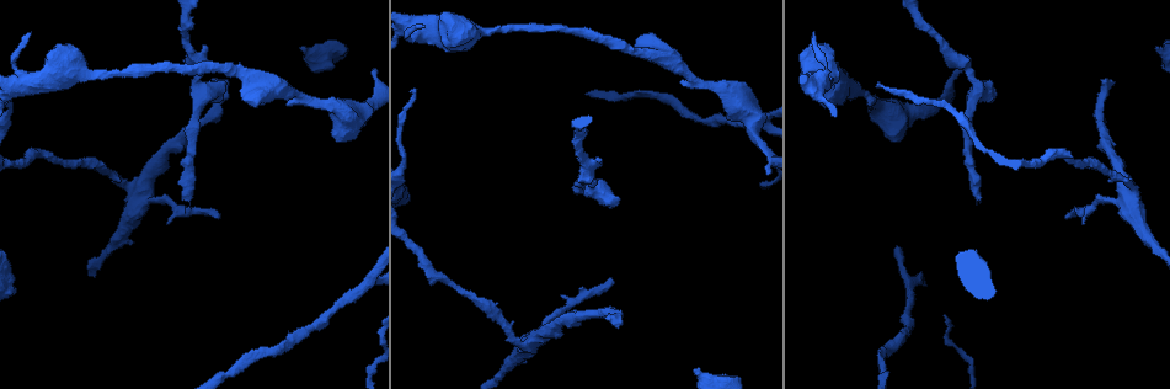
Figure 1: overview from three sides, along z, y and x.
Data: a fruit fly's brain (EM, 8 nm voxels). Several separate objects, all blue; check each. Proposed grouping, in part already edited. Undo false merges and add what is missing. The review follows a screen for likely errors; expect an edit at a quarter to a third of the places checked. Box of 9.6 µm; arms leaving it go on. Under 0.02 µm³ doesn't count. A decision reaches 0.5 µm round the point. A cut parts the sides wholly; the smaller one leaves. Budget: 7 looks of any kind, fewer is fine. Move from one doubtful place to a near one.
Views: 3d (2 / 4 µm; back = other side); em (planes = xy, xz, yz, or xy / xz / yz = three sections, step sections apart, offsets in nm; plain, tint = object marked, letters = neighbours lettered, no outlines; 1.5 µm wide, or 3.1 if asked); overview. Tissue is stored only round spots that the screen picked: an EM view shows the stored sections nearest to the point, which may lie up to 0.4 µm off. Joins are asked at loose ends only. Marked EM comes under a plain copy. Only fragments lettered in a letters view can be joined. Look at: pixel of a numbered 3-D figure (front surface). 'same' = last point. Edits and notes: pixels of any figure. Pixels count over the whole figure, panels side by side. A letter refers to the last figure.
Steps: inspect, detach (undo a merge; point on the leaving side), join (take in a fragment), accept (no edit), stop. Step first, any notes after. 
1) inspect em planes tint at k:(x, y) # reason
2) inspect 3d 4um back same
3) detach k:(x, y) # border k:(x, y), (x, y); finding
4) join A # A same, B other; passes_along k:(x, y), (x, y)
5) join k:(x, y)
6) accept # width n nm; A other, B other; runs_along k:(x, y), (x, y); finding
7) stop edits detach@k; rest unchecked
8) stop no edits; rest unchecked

inspect 3d 2um at 1:(981, 201) # an open end

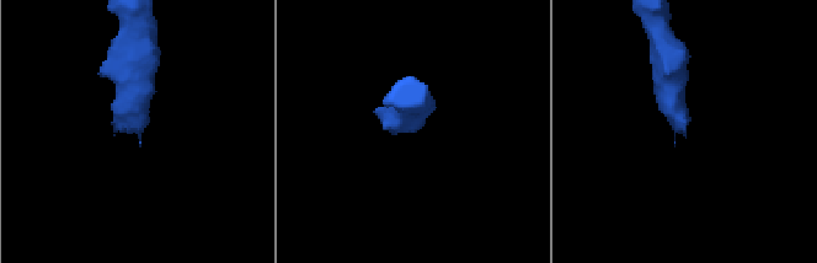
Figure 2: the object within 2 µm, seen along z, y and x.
inspect em planes letters at 2:(140, 134)

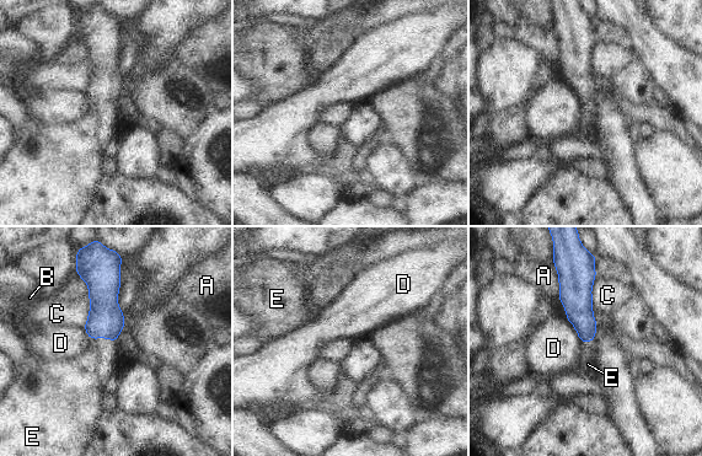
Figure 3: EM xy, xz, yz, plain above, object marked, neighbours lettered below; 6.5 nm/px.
join E # longest_contact C 220 nm; A other, B other, C other, D other, E same; the neuron continues

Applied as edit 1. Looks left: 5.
inspect em yz step 8 tint at 1:(423, 27) # thin end

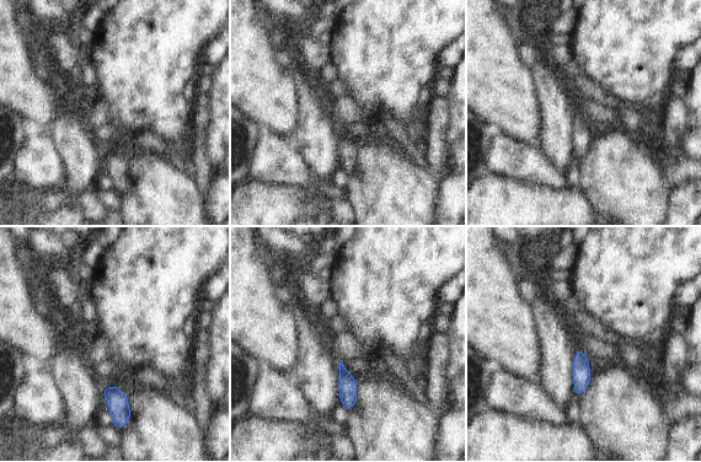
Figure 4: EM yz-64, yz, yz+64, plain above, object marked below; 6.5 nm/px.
inspect em planes letters same # cut it another way

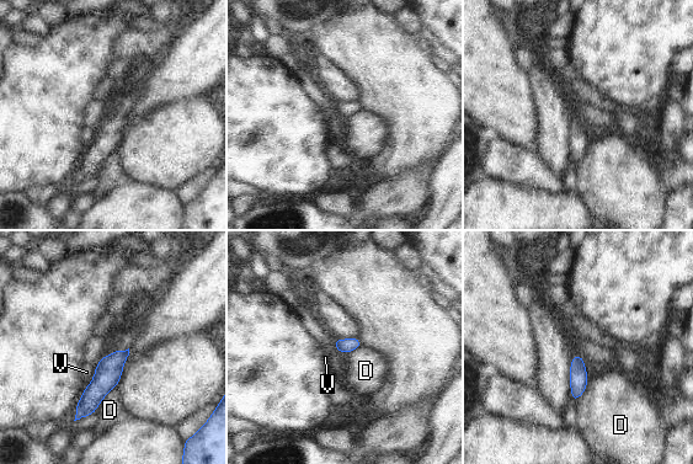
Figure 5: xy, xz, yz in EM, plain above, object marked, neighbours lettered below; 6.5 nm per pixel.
accept # D other, V other; no lettered fragment goes on from it

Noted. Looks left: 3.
inspect 3d 2um at 1:(226, 83) # an open end

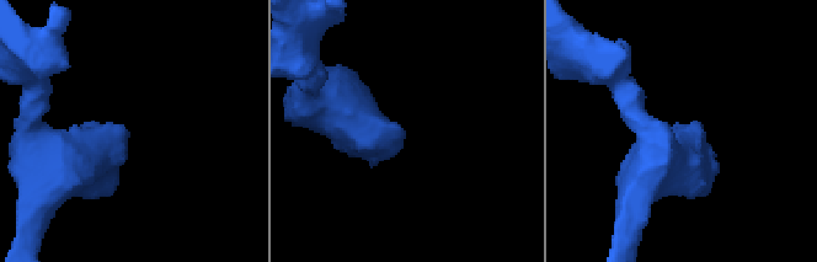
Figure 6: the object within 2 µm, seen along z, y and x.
inspect em planes tint at 6:(703, 139) # now the EM

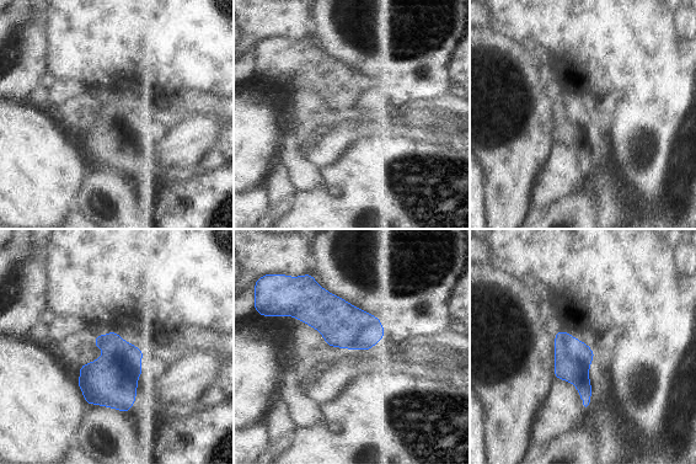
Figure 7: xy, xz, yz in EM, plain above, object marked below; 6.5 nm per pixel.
inspect em planes letters same

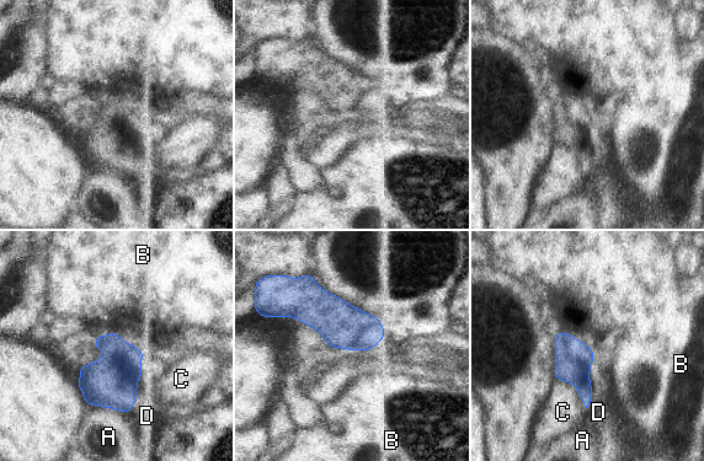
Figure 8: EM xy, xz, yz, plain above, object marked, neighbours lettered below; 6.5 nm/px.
accept # width 240 nm; A other, B other, C other, D other; border 8:(559, 330), (587, 346); no lettered fragment goes on from it

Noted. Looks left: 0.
stop edits join@3; rest unchecked

